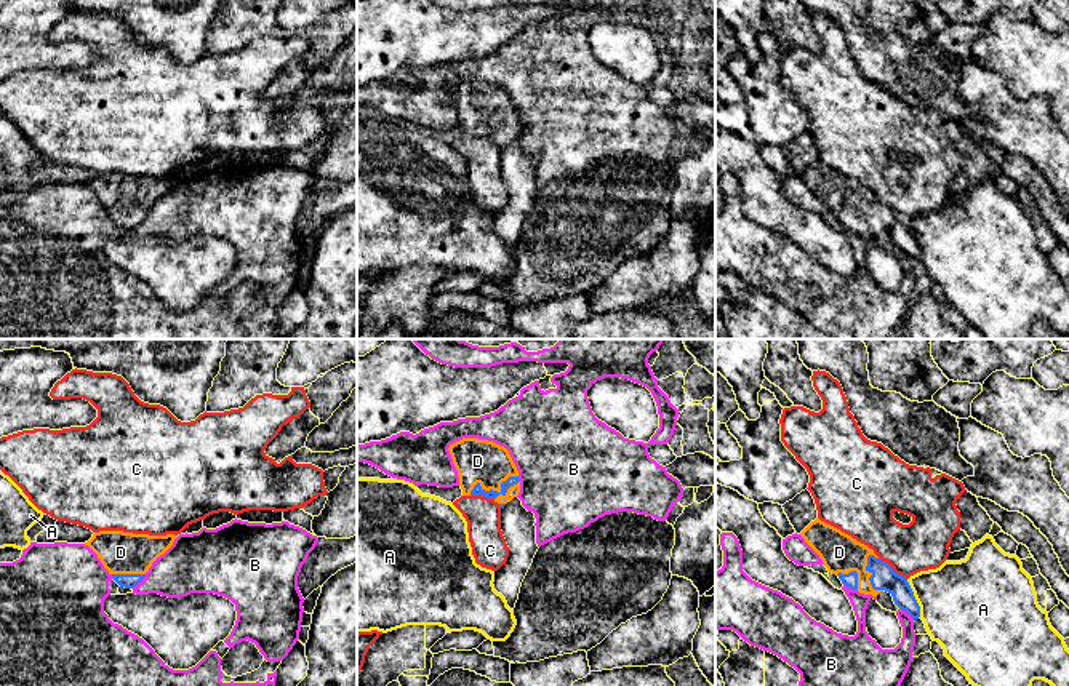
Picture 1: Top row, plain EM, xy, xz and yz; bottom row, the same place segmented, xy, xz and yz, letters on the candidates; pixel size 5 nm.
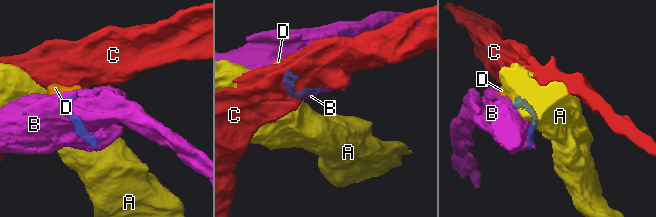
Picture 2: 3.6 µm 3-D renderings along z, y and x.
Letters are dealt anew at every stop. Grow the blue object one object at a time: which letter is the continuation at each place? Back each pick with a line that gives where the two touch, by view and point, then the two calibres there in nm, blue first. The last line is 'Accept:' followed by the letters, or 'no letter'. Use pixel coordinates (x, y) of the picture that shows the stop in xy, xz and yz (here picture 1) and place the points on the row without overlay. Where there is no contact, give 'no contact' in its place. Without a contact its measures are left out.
D: contact xz (493, 133); calibres 50 and 220 nm
Accept: D

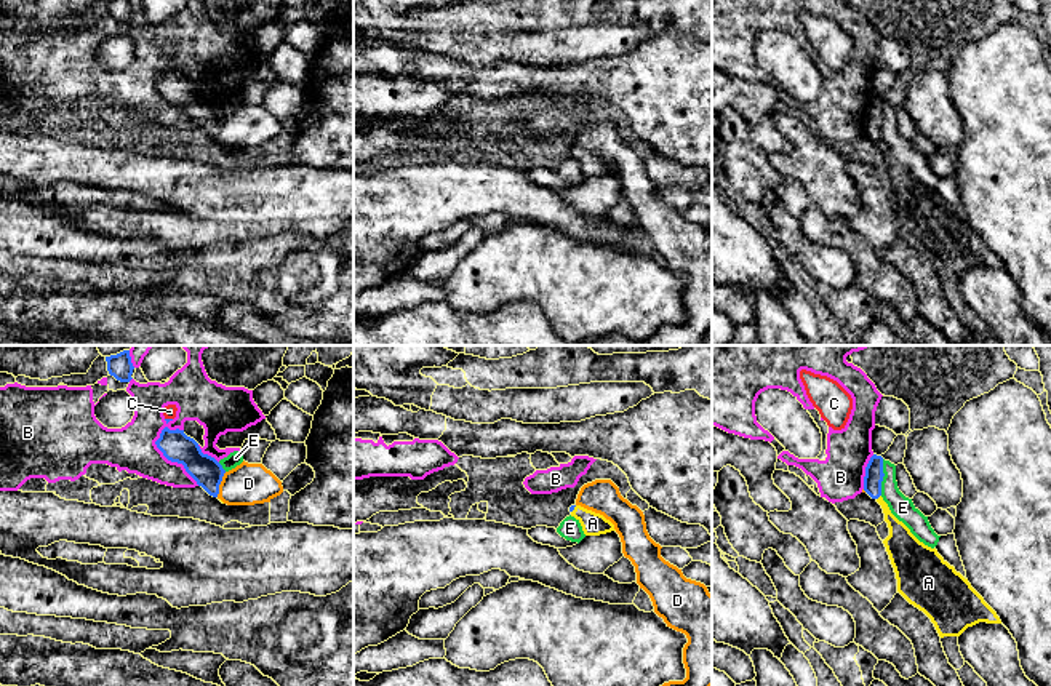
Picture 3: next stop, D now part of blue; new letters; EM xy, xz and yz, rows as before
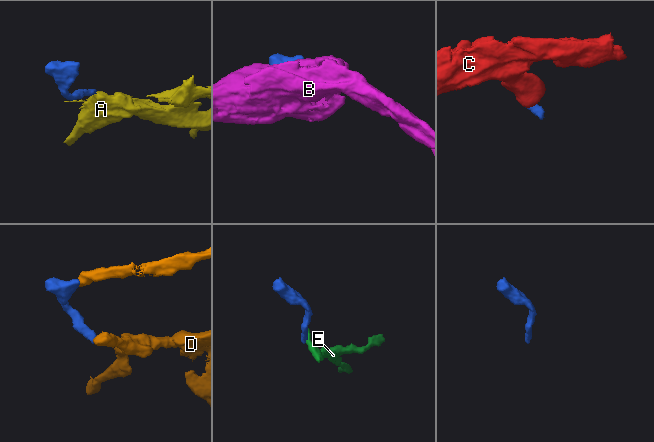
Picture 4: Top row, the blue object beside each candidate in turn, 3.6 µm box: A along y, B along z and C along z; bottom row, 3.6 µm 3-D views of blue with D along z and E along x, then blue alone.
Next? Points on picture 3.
A: contact yz (879, 138); calibres 100 and 130 nm
Accept: A

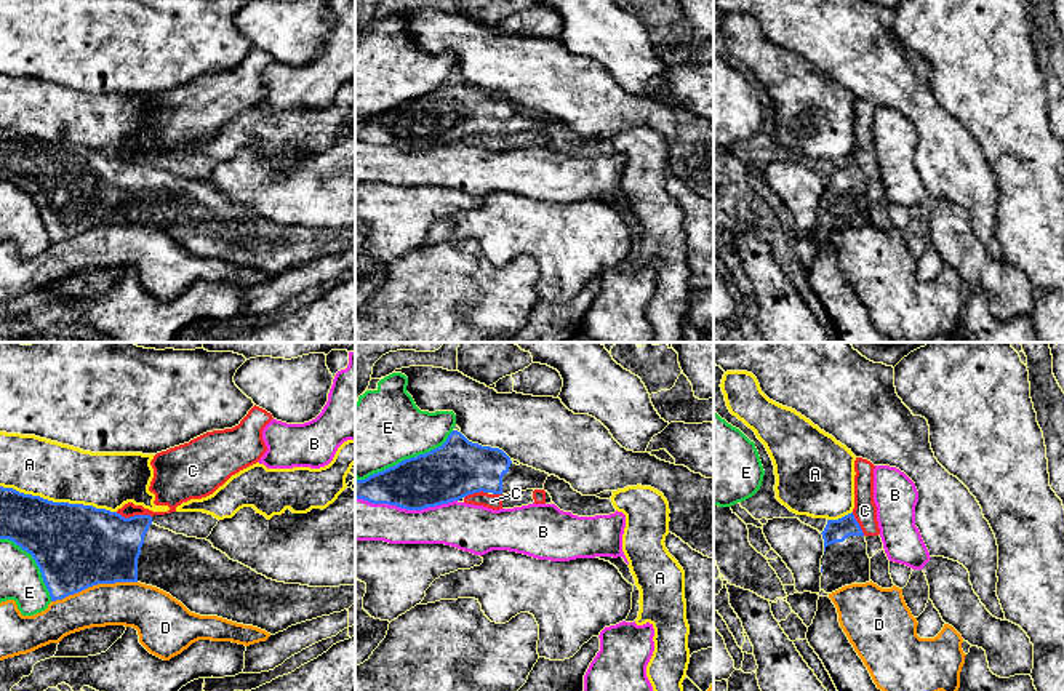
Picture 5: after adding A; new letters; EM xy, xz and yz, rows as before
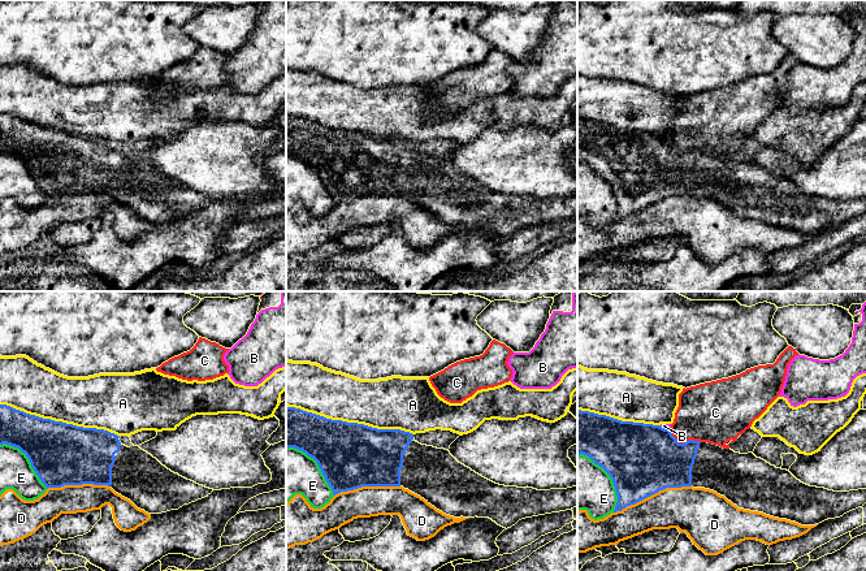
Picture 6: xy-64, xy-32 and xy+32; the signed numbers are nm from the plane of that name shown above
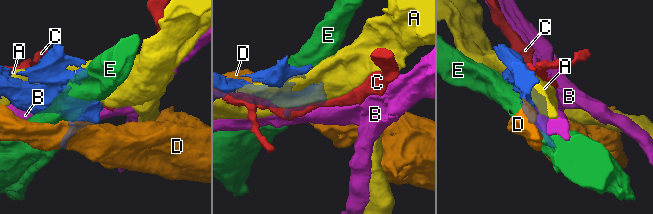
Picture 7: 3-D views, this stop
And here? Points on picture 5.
Accept: no letter

